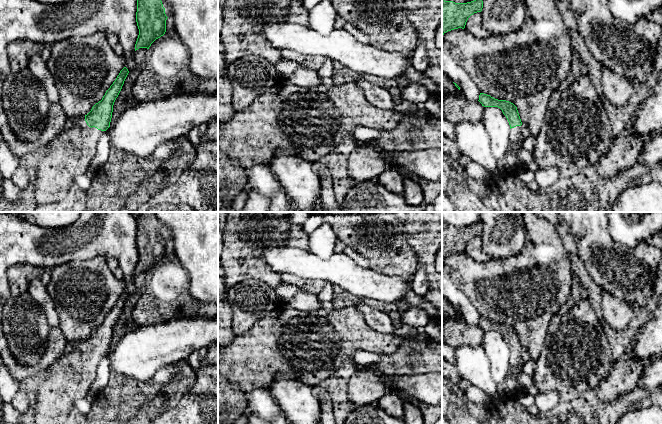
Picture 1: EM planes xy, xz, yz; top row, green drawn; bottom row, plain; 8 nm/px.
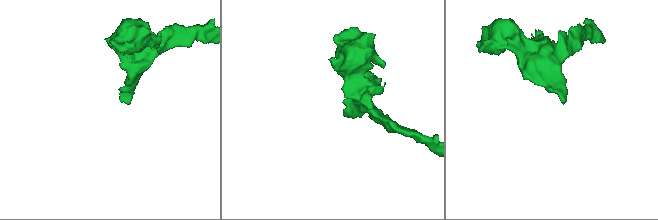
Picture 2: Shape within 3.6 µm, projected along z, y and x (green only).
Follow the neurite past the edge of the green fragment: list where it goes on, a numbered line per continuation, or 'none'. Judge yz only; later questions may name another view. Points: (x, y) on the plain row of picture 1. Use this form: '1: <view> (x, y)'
1: yz (515, 357)

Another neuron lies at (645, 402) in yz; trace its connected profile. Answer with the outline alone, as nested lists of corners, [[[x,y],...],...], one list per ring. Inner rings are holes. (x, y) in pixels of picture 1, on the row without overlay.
[[[662,385],[658,388],[652,389],[650,393],[650,397],[645,397],[638,402],[636,402],[630,410],[637,410],[637,409],[643,409],[648,408],[651,406],[652,403],[659,406],[662,409]]]

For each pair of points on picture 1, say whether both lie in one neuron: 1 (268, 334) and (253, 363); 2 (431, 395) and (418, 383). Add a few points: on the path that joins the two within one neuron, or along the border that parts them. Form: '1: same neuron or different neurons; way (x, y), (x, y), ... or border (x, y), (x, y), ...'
1: same neuron; way (268, 341), (268, 346), (258, 356)
2: same neuron; way (428, 392), (421, 386)

